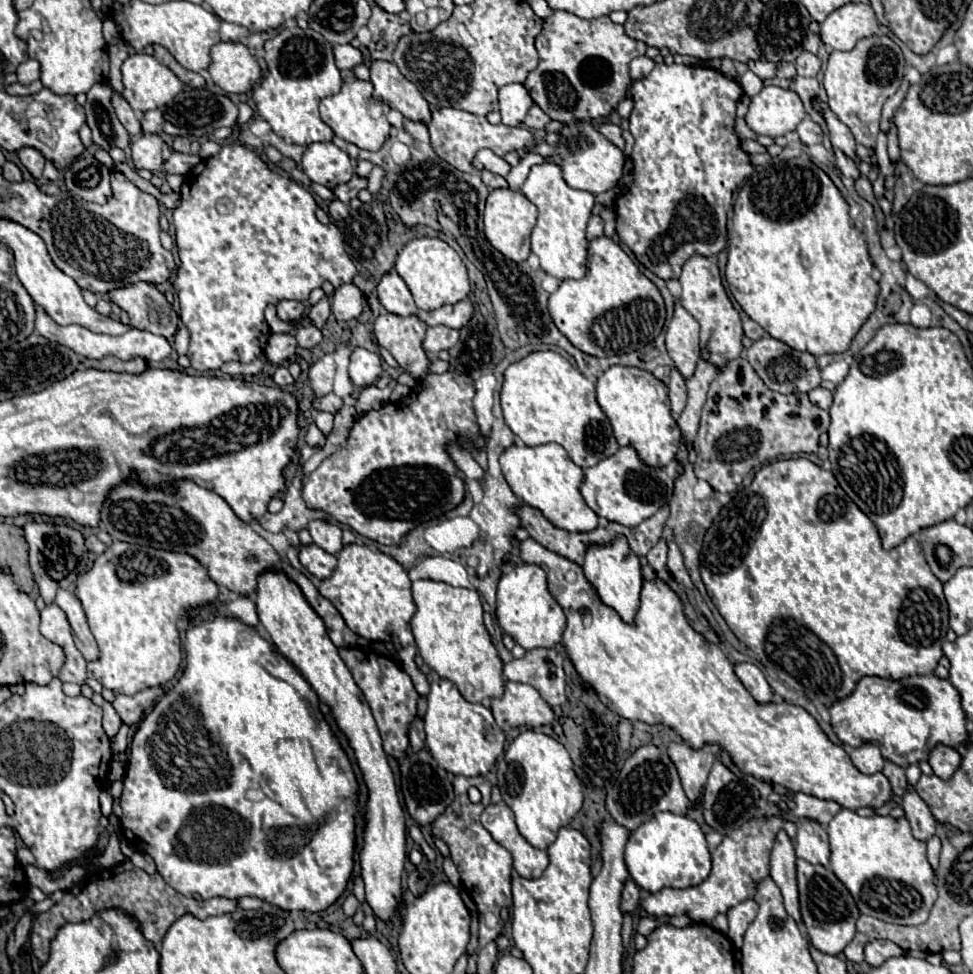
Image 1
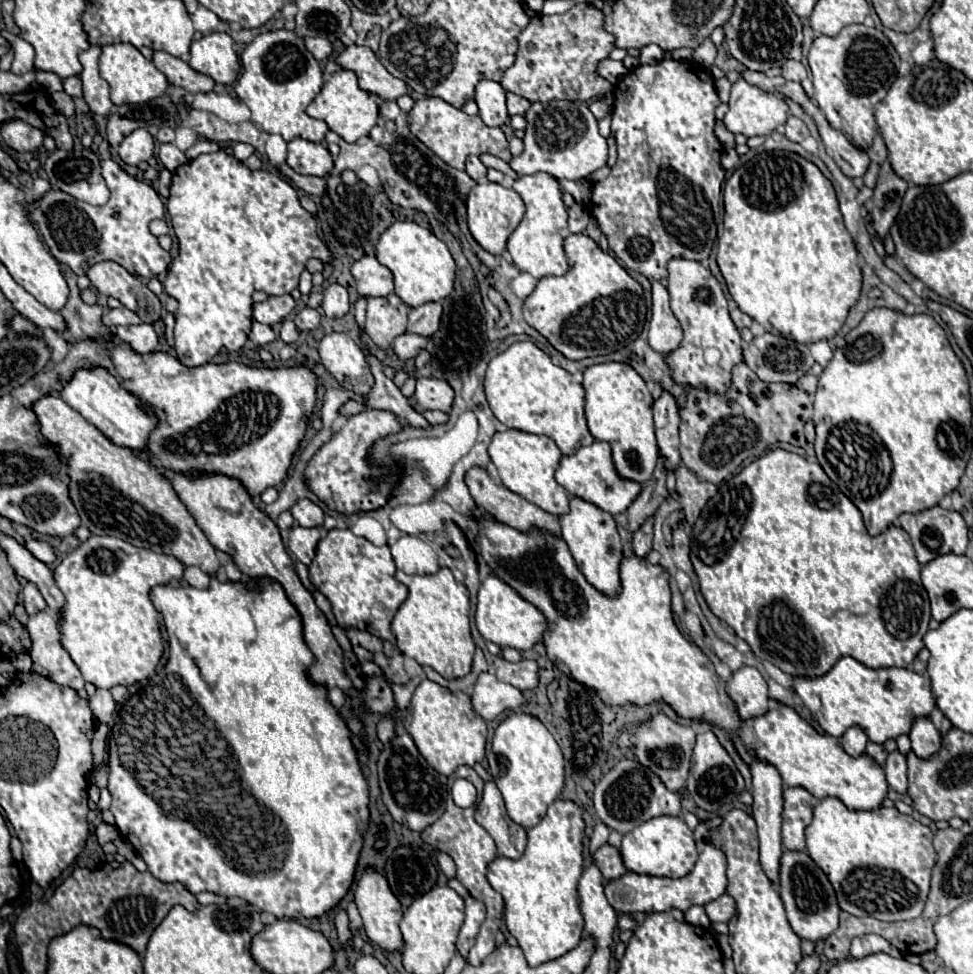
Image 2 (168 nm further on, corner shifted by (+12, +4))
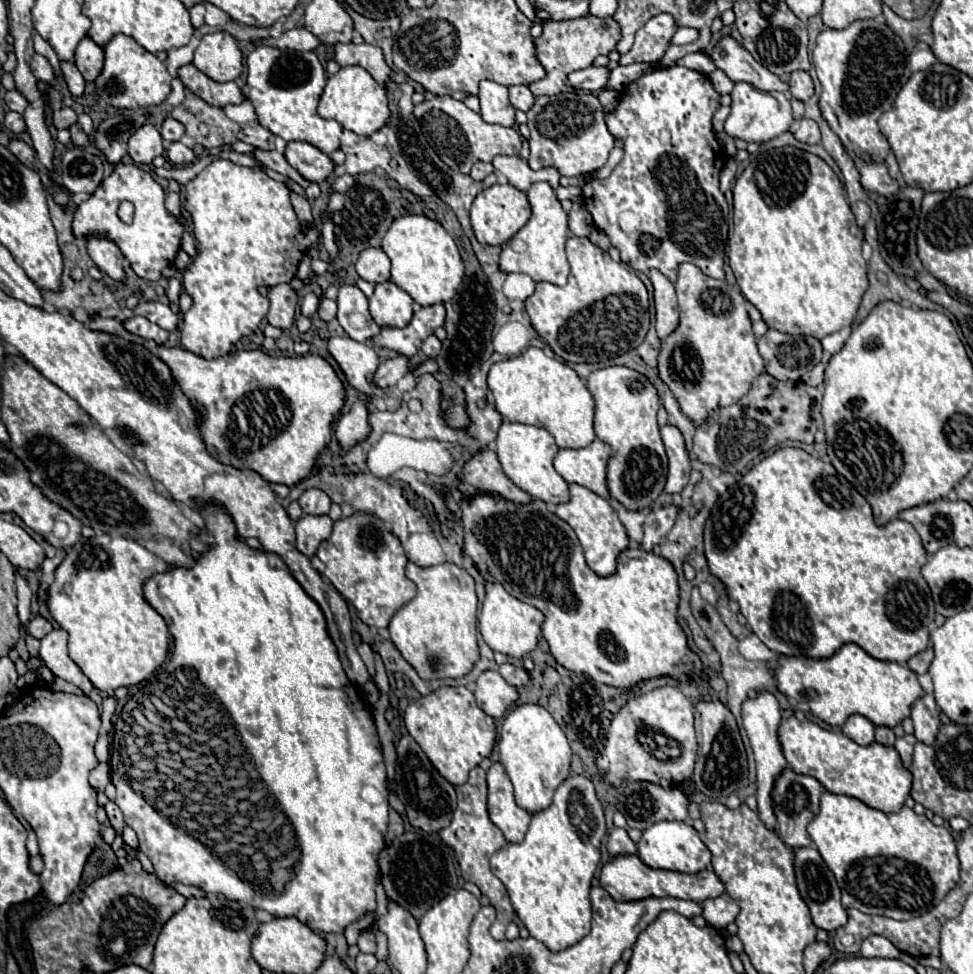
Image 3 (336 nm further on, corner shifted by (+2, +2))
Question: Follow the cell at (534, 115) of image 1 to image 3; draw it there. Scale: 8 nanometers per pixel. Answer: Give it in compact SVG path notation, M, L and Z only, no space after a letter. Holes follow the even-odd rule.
M527 85L509 87L509 99L511 99L511 105L513 105L515 109L521 109L521 111L529 111L531 105L535 103L535 97L533 97L533 93L529 91Z

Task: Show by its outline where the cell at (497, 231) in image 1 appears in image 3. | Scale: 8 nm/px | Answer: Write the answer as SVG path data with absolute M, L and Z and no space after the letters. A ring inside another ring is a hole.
M495 183L493 187L483 189L471 207L471 223L473 231L479 243L485 245L503 245L507 243L531 217L531 207L527 201L527 195L519 189L515 189L509 183Z

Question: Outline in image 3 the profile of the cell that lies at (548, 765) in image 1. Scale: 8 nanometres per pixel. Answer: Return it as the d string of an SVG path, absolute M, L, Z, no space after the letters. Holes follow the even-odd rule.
M517 705L505 717L497 745L499 761L515 787L517 805L529 813L549 807L555 789L563 779L569 777L571 769L569 741L557 721L551 717L551 713L541 705Z

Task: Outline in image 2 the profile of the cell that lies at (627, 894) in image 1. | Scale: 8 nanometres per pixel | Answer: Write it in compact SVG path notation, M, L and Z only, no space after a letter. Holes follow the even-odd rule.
M603 845L601 849L597 849L597 853L593 855L597 867L601 869L605 881L615 881L619 877L623 877L627 871L623 867L623 861L621 861L621 855L619 855L619 849L611 847L611 845Z

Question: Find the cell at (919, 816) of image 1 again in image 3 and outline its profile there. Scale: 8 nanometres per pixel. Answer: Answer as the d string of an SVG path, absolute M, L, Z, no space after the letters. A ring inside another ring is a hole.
M903 735L903 737L897 737L897 741L895 741L895 749L897 749L897 753L901 755L901 759L903 759L903 763L905 763L905 767L911 767L911 755L913 755L913 745L915 745L915 735Z

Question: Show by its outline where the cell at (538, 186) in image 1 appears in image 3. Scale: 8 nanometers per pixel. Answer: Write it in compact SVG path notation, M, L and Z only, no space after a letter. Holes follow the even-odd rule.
M533 183L527 191L531 203L531 219L521 227L505 245L501 245L499 269L503 273L525 273L533 281L547 281L553 285L565 285L569 277L569 263L565 257L565 241L569 237L567 213L561 209L561 203L555 197L555 191L549 183Z

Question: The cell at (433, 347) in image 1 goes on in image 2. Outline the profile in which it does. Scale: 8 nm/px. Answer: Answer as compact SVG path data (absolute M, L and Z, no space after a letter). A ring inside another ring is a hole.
M403 333L395 337L393 341L393 351L397 353L399 359L415 359L421 349L425 349L427 337L419 337L417 333Z

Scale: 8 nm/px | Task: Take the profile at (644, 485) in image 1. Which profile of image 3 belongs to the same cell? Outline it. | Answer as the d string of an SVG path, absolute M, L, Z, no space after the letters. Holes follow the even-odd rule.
M593 441L589 447L581 449L559 449L553 459L555 471L567 481L577 483L593 493L609 499L605 475L607 475L607 461L611 457L611 447L603 441Z

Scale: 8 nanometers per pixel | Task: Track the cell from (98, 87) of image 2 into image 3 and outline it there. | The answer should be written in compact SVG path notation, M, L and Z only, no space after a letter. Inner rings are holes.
M83 37L75 49L75 67L87 81L95 81L103 67L103 47L93 43L93 39Z

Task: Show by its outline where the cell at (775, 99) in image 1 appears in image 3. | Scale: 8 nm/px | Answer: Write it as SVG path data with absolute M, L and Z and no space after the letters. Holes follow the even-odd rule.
M735 83L731 91L731 113L723 123L727 135L731 135L733 139L743 139L747 143L749 141L763 143L785 133L791 127L791 123L793 123L791 103L785 97L785 93L765 93L755 89L751 83Z

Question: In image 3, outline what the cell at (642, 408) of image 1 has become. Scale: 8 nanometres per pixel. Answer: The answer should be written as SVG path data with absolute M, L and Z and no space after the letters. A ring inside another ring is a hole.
M603 367L593 371L587 377L587 389L595 399L595 433L597 439L605 441L611 447L611 459L607 463L607 487L611 499L631 511L649 509L657 497L663 493L665 477L667 477L667 459L663 441L657 427L657 411L661 407L657 389L649 383L649 379L629 367Z

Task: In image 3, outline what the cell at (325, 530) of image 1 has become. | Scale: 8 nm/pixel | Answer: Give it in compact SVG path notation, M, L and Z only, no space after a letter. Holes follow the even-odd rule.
M307 489L299 497L299 505L307 515L327 515L331 507L331 499L321 489Z

